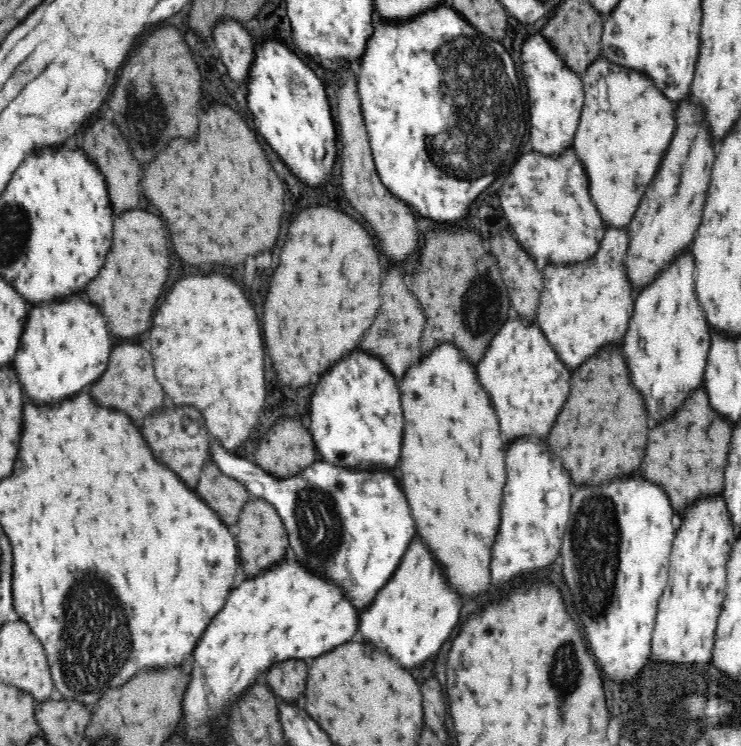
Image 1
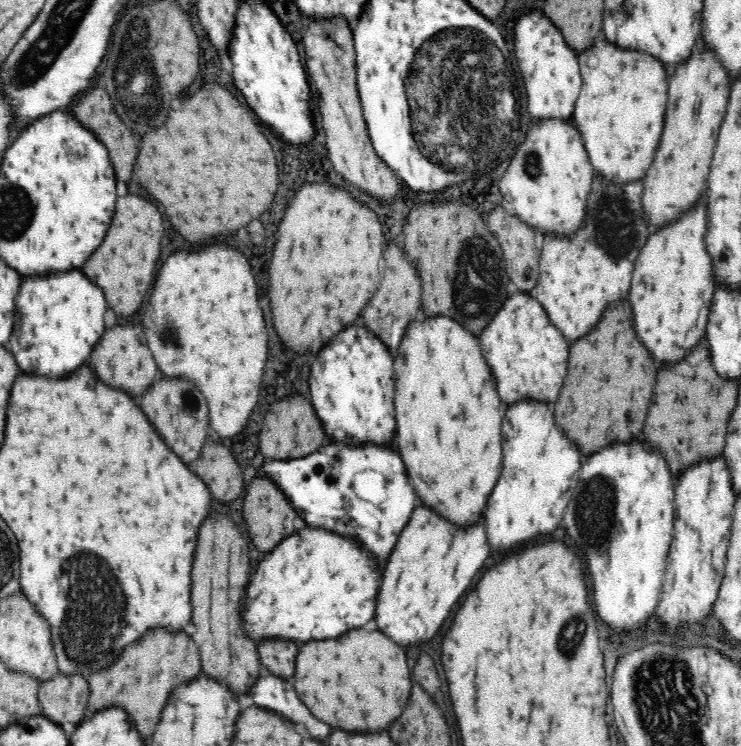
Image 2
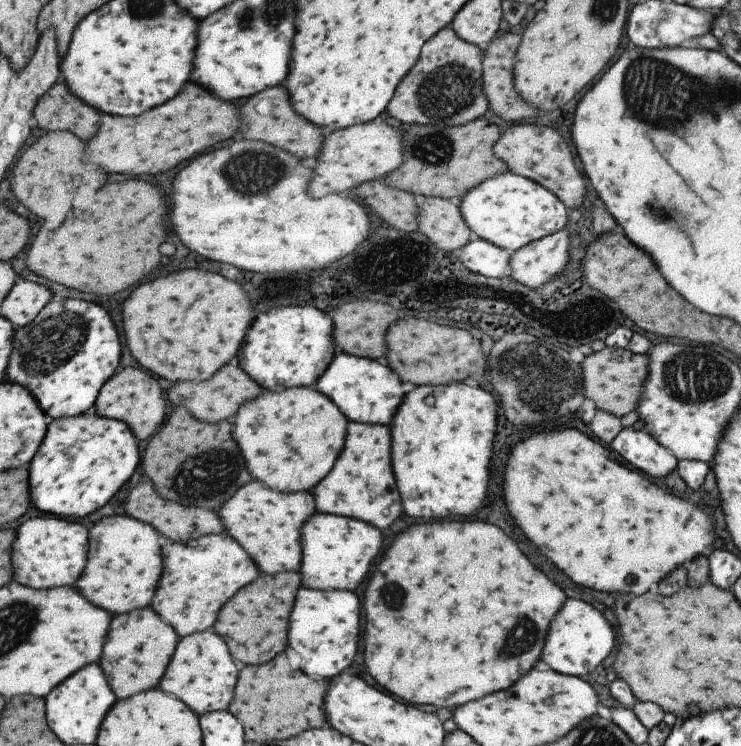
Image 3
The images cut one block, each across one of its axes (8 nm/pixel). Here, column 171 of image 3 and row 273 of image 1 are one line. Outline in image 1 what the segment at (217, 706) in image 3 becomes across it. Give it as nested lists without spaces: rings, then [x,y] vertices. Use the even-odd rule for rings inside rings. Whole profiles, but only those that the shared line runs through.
[[[691,246],[680,256],[668,261],[650,284],[640,288],[633,299],[633,311],[628,336],[624,335],[622,349],[636,390],[644,395],[648,407],[648,428],[673,415],[687,394],[703,384],[709,344],[710,326],[696,293],[696,263]]]

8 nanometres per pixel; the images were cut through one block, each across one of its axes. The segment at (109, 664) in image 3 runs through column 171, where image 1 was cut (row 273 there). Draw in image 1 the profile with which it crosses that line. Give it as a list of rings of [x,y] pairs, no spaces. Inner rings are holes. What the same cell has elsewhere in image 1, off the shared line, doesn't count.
[[[686,94],[675,103],[675,130],[664,160],[648,192],[640,199],[640,208],[630,223],[630,248],[626,271],[633,281],[633,293],[650,284],[653,276],[668,262],[691,246],[702,222],[717,143],[712,138],[710,123],[706,121],[706,107]]]

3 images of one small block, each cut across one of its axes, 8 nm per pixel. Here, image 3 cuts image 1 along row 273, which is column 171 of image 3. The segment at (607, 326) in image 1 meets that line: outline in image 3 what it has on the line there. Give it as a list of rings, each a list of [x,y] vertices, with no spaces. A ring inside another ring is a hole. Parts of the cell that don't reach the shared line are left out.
[[[225,533],[174,543],[163,541],[160,547],[163,570],[149,602],[151,610],[173,628],[179,639],[211,628],[225,600],[245,584],[253,582],[259,574],[245,549]]]

